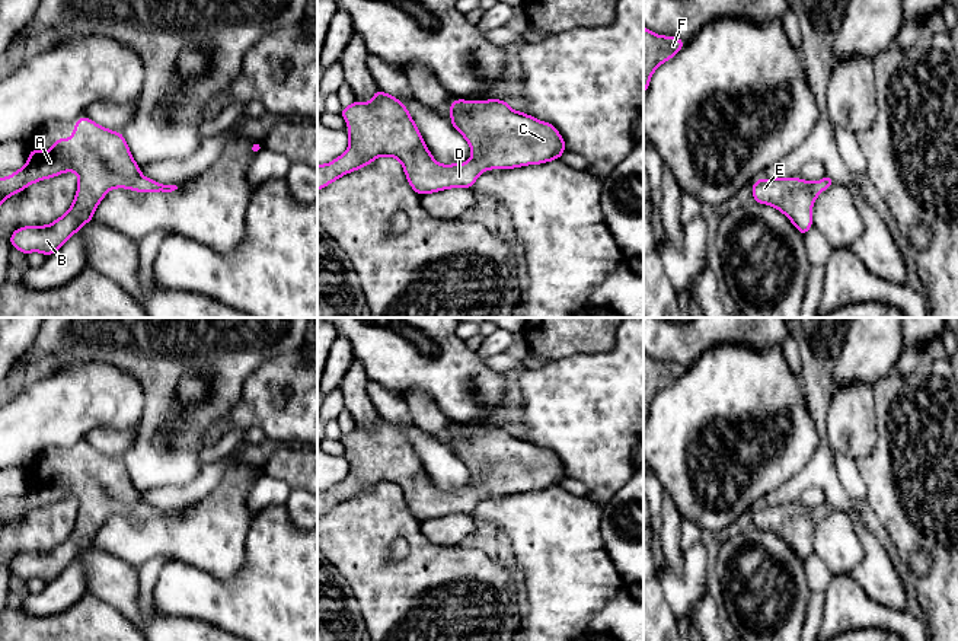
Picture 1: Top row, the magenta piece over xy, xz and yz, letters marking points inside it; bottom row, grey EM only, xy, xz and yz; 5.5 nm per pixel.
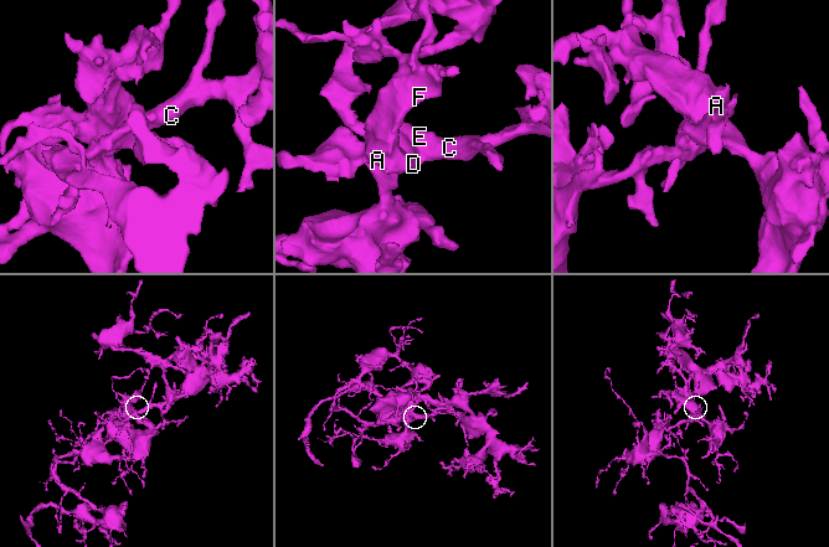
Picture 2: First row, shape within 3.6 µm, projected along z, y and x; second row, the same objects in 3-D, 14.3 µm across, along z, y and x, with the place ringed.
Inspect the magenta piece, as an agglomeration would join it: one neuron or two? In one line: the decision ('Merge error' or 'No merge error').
No merge error

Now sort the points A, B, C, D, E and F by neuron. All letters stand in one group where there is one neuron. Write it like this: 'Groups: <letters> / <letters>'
Groups: A B C D E F

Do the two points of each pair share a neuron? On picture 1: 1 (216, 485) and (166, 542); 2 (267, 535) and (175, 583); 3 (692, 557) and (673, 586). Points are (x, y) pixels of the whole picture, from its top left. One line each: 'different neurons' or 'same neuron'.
1: same neuron
2: same neuron
3: same neuron

